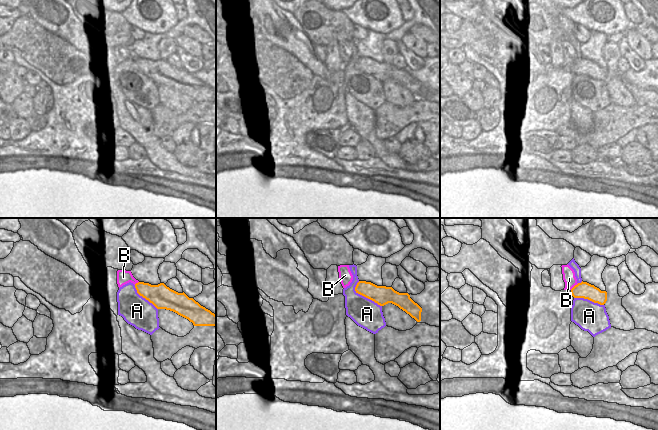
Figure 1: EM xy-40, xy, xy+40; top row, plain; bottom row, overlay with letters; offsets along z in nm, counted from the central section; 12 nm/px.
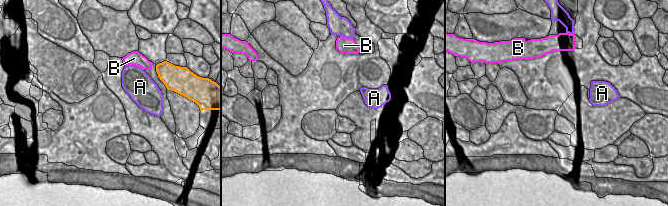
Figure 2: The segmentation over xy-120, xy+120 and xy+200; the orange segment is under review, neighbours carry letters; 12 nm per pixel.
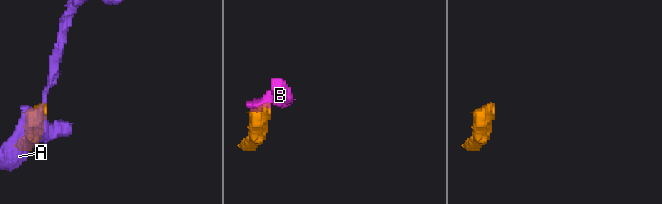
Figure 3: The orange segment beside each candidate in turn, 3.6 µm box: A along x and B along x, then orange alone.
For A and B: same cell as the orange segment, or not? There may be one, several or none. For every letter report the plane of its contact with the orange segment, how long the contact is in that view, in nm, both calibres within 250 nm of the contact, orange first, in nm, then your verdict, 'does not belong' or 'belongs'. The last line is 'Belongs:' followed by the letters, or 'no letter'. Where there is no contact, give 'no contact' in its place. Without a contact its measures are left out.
A: contact in xy; length 420 nm; calibres 240 and 340 nm; does not belong
B: contact in xy+40; length 130 nm; calibres 190 and 150 nm; belongs
Belongs: B

